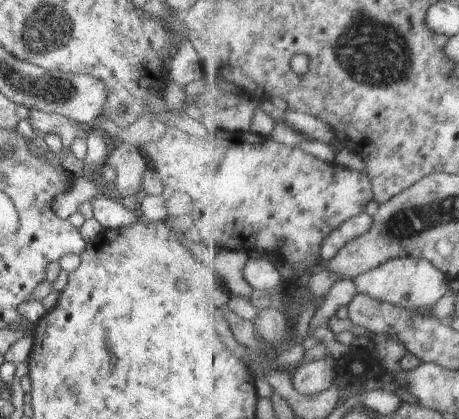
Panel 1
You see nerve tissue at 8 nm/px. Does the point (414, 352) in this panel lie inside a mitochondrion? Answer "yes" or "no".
no

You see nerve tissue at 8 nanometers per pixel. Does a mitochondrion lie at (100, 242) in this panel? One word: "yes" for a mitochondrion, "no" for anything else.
no

